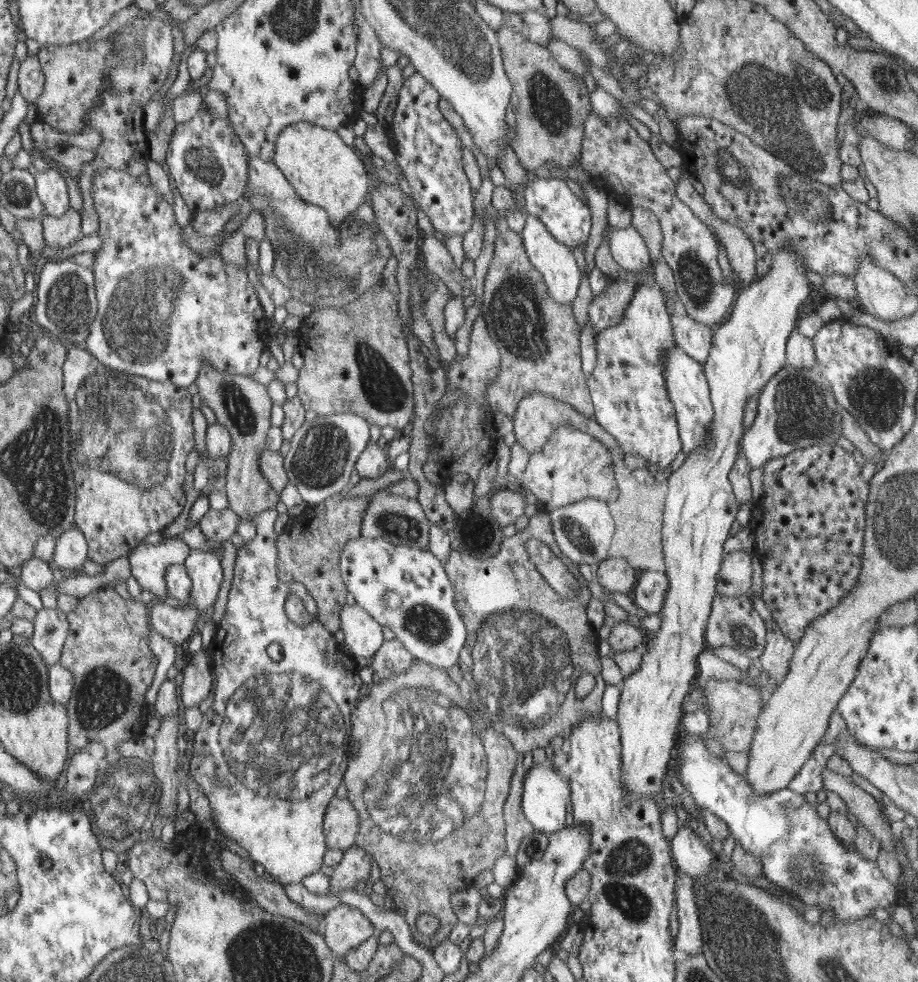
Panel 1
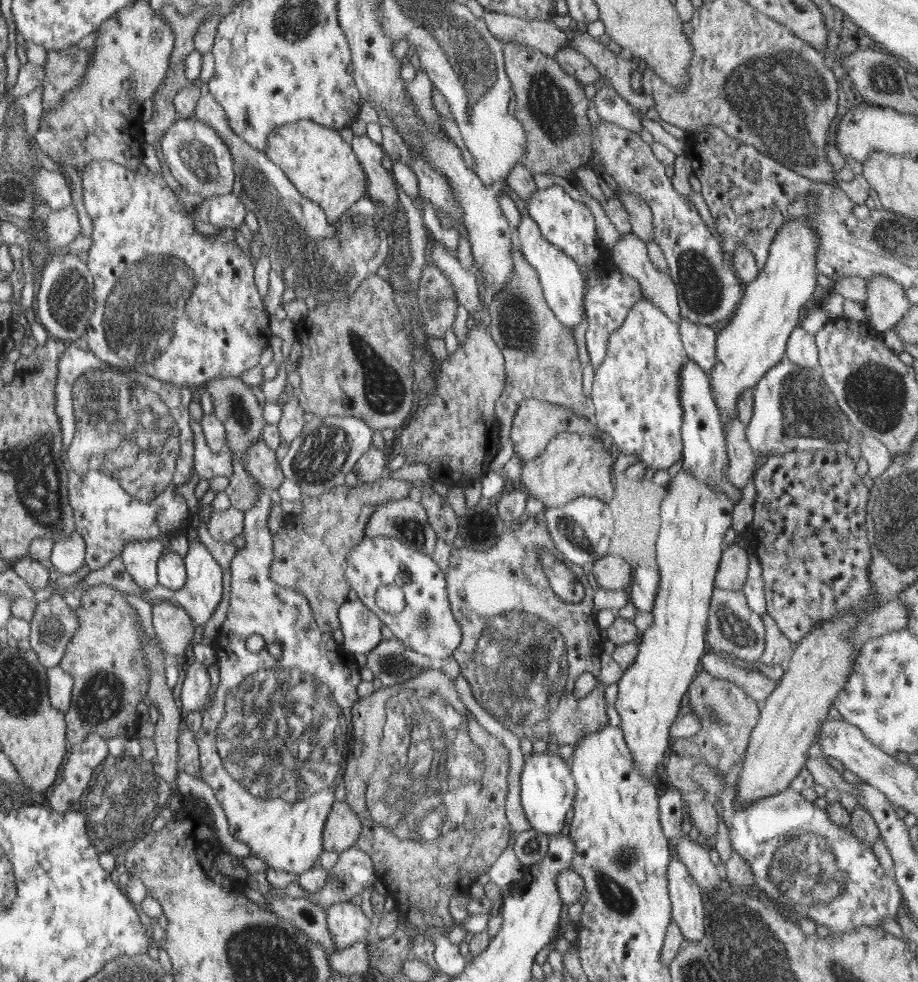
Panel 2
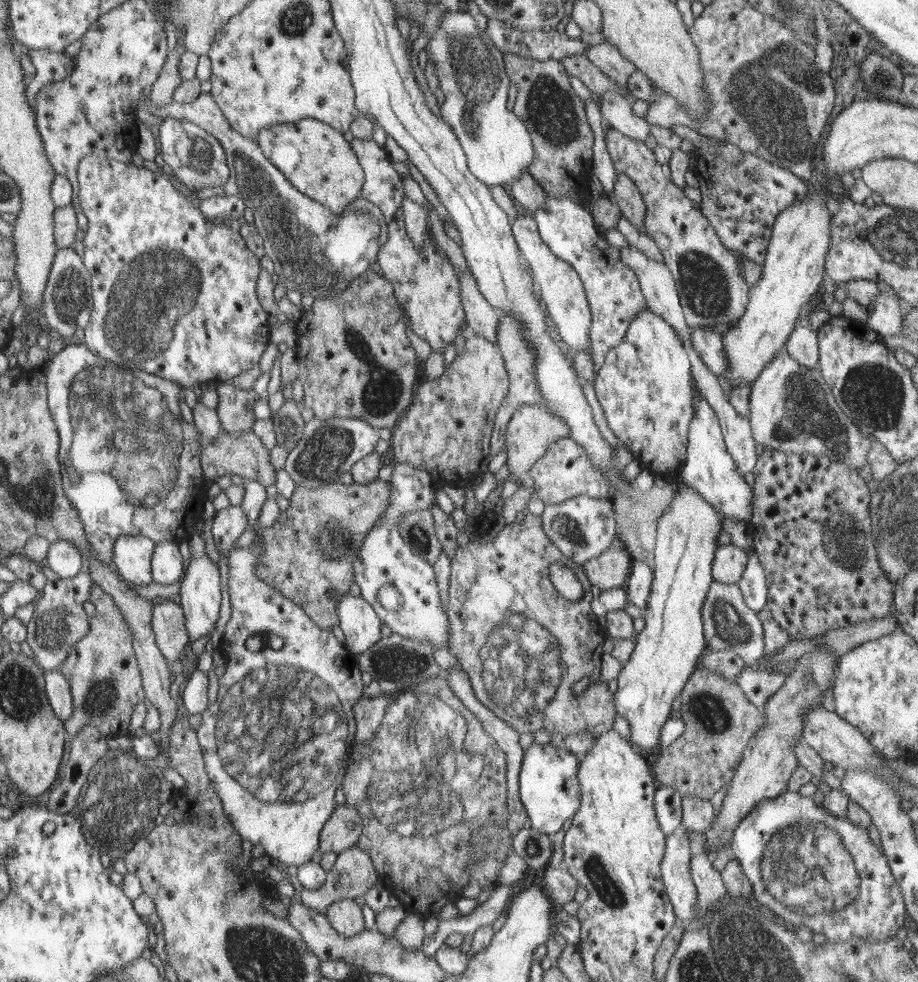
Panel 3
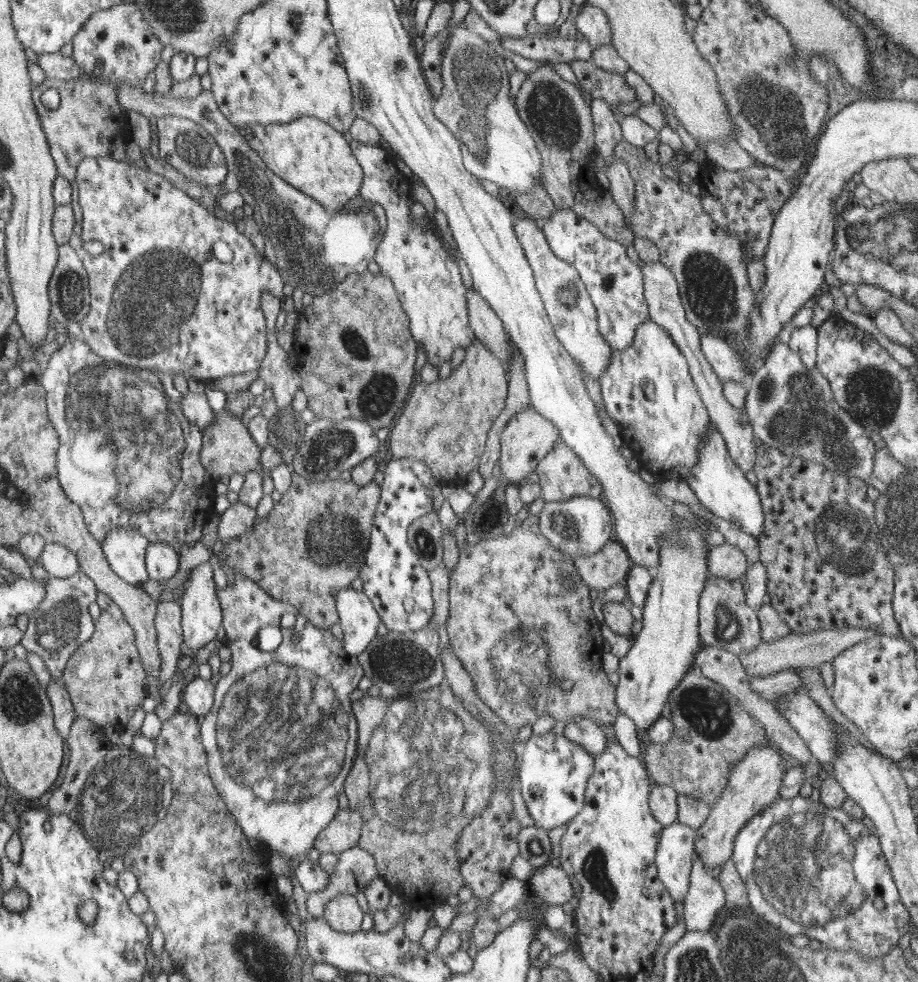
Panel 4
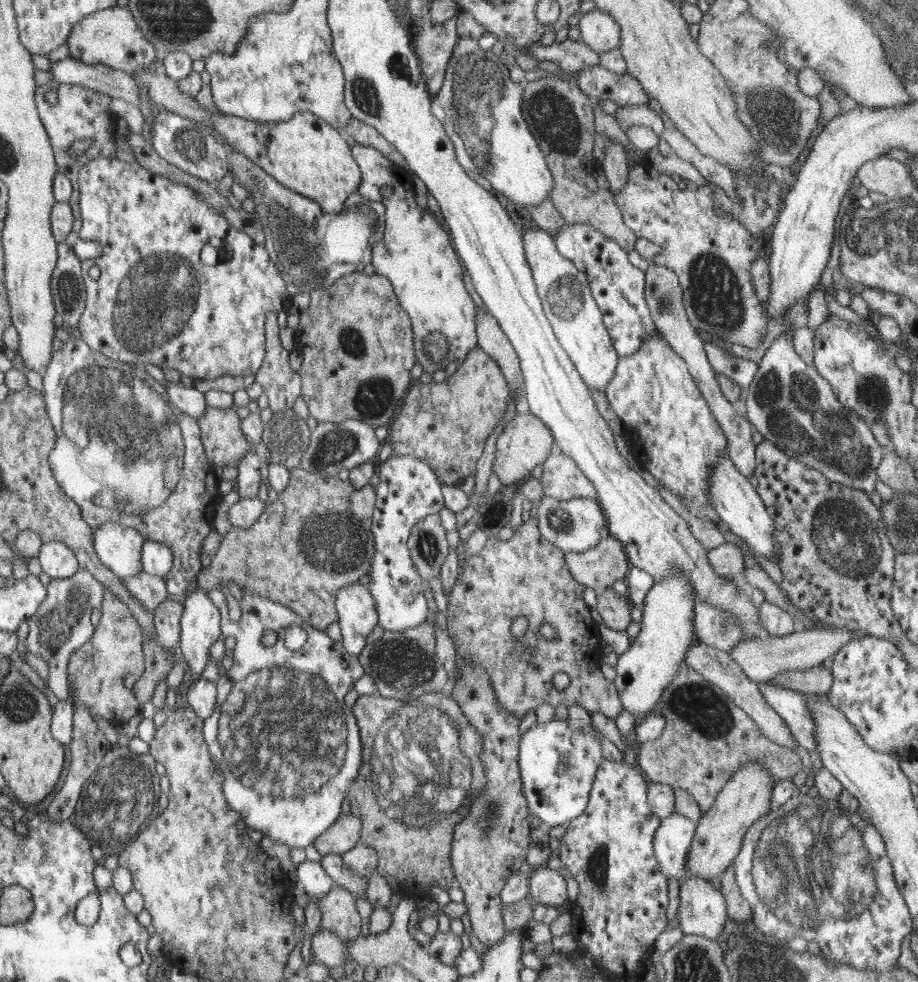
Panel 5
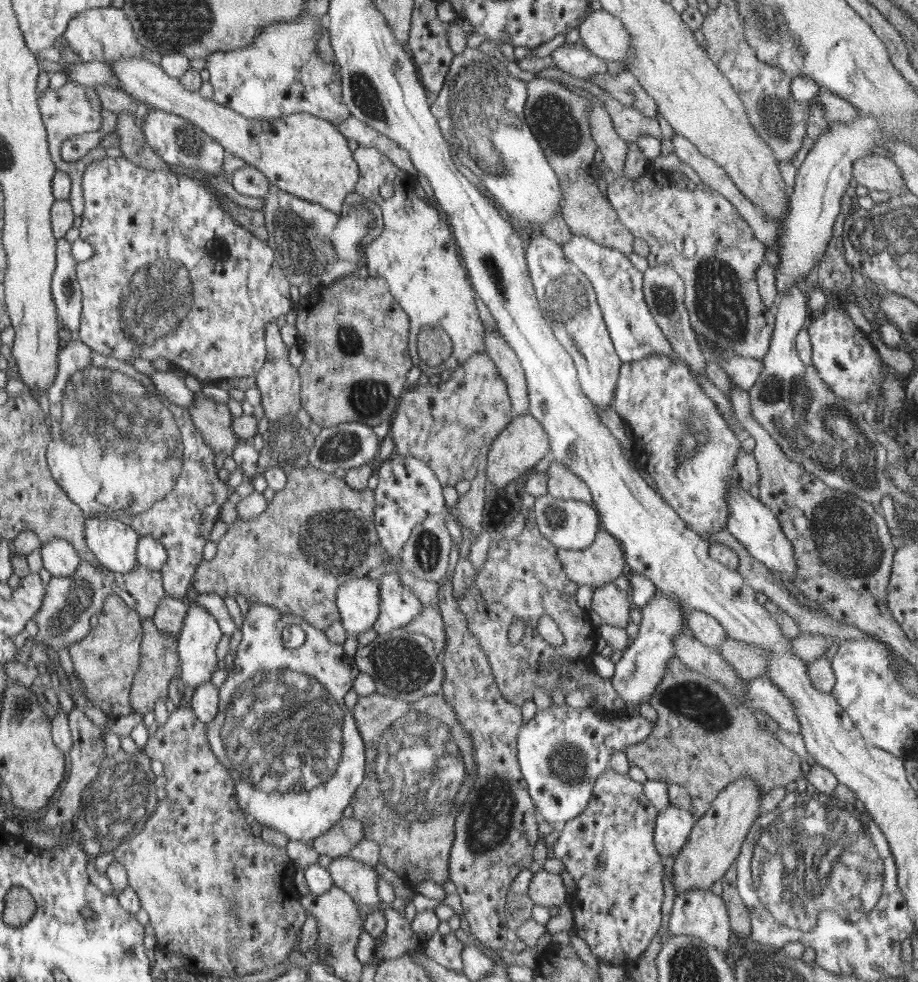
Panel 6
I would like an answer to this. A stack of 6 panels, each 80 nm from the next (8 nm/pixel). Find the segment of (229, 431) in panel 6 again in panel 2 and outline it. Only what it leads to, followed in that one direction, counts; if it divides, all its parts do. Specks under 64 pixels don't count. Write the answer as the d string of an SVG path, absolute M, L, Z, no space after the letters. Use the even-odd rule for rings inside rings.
M257 440L245 452L243 461L248 474L252 475L262 487L277 489L285 479L275 451L262 440Z

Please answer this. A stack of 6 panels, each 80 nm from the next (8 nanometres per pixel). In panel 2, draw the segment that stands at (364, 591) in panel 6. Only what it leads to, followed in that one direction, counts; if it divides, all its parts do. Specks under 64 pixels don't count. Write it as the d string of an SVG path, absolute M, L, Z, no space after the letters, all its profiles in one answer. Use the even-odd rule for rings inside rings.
M350 598L339 610L339 629L343 633L344 648L353 654L368 655L379 647L380 619L358 598Z

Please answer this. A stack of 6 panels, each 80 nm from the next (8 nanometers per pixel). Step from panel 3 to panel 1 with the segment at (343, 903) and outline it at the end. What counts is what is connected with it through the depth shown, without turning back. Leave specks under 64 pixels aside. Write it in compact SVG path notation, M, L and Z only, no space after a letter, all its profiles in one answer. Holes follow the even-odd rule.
M347 904L333 908L323 922L322 935L338 957L360 947L374 934L370 919Z

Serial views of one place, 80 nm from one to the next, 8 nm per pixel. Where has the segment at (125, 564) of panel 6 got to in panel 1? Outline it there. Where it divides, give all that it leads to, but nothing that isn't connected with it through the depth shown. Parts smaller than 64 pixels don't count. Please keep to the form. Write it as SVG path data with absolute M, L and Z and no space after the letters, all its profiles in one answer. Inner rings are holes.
M174 537L154 545L140 542L131 548L127 557L132 576L142 590L156 596L156 601L171 601L170 597L166 597L167 582L164 577L167 569L171 564L185 564L190 553L188 544L182 538Z

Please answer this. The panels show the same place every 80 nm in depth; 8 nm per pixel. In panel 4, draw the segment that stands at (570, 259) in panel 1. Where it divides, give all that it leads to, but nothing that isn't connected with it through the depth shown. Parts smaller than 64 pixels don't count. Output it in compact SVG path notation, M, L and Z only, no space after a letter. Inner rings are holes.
M530 218L517 219L515 226L515 235L518 237L523 251L527 253L528 262L535 269L536 286L543 293L545 307L548 310L548 316L551 317L552 324L555 324L556 336L560 336L564 349L579 364L584 366L585 372L592 378L600 380L604 376L607 368L610 367L611 360L614 358L616 349L611 348L607 343L606 337L599 332L599 314L587 292L586 285L583 283L579 271L561 257L557 257L548 243L546 233L544 233L537 221Z

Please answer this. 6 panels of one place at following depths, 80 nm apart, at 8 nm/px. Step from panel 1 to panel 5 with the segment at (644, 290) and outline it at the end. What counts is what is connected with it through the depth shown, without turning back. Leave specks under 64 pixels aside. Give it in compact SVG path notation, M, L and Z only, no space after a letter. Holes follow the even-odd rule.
M660 334L648 337L637 351L620 357L619 366L608 381L605 394L614 414L621 420L622 434L628 440L636 466L648 470L666 489L676 494L694 517L719 524L720 517L709 502L707 480L720 453L727 452L727 438L679 353Z

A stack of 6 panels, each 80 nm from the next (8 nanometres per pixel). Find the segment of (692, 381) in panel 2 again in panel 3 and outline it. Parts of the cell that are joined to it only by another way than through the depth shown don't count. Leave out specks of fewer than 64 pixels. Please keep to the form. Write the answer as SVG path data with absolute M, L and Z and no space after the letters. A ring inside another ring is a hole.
M694 380L692 385L694 414L689 424L685 463L679 468L683 484L699 492L726 520L752 524L753 489L736 470L736 463L728 454L716 411Z

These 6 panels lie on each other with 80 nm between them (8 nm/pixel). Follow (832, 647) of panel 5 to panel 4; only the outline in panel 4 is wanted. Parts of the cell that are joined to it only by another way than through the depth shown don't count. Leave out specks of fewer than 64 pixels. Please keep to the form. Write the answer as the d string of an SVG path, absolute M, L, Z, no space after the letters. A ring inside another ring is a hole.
M858 628L822 629L806 634L792 633L772 642L761 641L752 653L740 654L740 662L748 676L771 675L784 670L801 668L819 668L826 662L832 662L845 649L856 645L865 633Z

